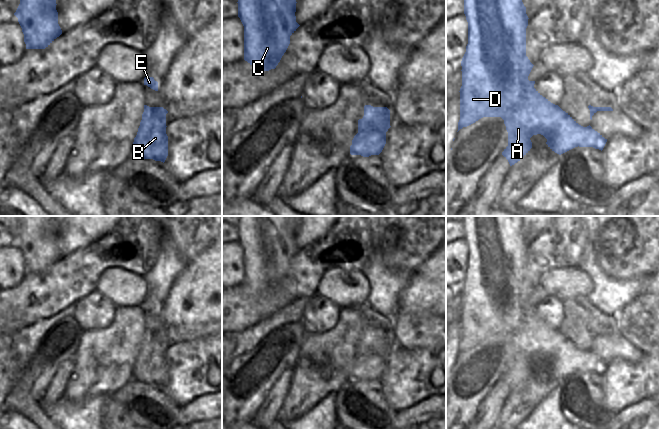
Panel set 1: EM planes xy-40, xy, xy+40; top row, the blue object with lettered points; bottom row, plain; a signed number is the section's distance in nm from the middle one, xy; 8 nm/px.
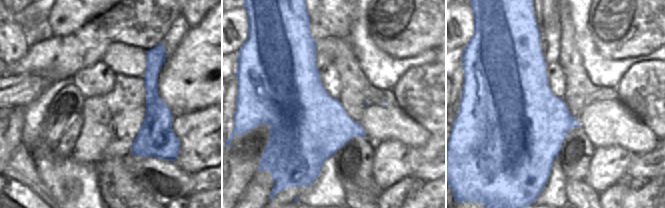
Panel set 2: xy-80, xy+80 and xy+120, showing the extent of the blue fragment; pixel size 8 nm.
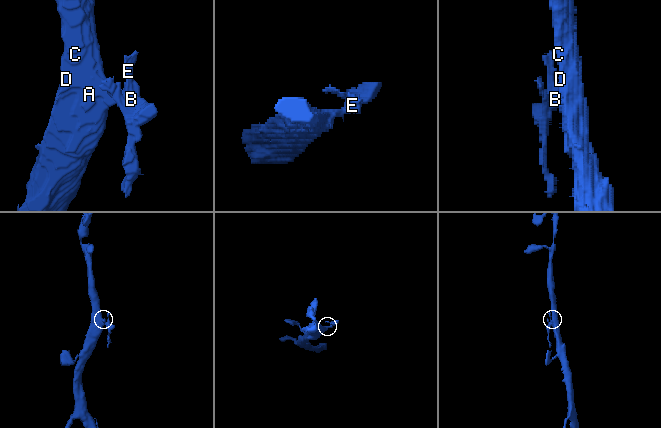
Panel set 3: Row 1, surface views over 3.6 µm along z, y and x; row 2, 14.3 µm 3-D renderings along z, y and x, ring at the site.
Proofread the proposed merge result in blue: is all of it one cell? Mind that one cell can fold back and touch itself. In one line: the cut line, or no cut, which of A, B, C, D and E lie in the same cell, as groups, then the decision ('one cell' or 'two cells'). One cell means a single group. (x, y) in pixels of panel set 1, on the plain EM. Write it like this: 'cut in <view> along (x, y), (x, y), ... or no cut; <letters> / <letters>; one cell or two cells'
cut in xy+40 along (584, 351), (583, 358), (585, 362), (578, 369); A C D / B E; two cells

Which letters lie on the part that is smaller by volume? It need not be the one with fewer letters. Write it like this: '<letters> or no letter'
B, E

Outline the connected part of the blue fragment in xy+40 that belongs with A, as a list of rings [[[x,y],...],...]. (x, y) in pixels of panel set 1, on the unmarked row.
[[[462,216],[464,224],[464,238],[468,246],[468,268],[466,276],[462,282],[462,310],[460,312],[460,344],[458,346],[458,355],[463,351],[467,351],[483,341],[501,341],[504,344],[506,354],[508,356],[508,370],[502,376],[502,379],[508,384],[510,390],[520,385],[532,372],[530,362],[533,359],[541,358],[546,363],[546,368],[555,377],[561,379],[575,371],[578,371],[586,362],[583,358],[583,350],[579,349],[568,337],[563,335],[558,329],[551,327],[543,321],[535,312],[535,305],[529,305],[528,300],[533,292],[533,288],[526,280],[526,252],[528,250],[528,240],[526,231],[522,226],[522,216]]]

